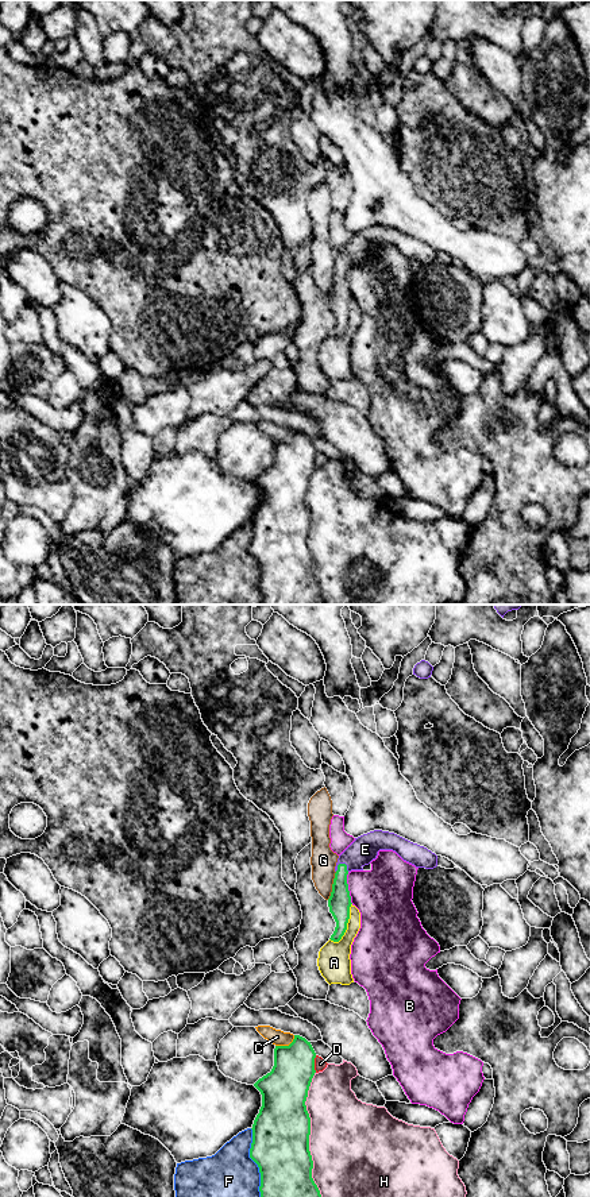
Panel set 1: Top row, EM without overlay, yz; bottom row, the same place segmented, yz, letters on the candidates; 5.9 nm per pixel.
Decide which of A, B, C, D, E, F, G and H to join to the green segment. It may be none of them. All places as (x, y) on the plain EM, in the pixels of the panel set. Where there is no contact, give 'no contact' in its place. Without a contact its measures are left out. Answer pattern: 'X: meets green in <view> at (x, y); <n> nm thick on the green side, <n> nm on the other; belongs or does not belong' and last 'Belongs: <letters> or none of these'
A: meets green in yz at (346, 320); 140 nm thick on the green side, 200 nm on the other; does not belong
B: meets green in yz at (347, 284); 140 nm thick on the green side, 340 nm on the other; does not belong
C: meets green in yz at (286, 441); 280 nm thick on the green side, 90 nm on the other; does not belong
D: meets green in yz at (313, 459); 280 nm thick on the green side, 70 nm on the other; does not belong
E: meets green in yz at (342, 259); 140 nm thick on the green side, 160 nm on the other; belongs
F: meets green in yz at (259, 564); 340 nm thick on the green side, 420 nm on the other; does not belong
G: meets green in yz at (332, 281); 140 nm thick on the green side, 150 nm on the other; does not belong
H: meets green in yz at (308, 536); 340 nm thick on the green side, 480 nm on the other; does not belong
Belongs: E

